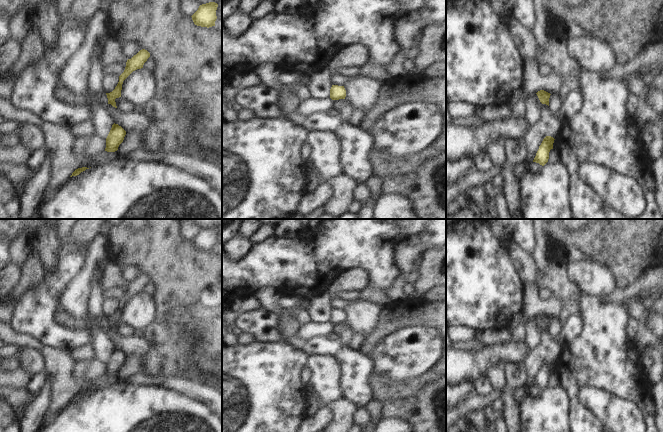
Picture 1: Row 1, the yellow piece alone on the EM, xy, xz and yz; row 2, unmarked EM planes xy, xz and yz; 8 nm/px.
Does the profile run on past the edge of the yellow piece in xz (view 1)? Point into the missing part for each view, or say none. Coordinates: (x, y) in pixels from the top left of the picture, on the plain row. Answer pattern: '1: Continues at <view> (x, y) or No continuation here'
1: No continuation here

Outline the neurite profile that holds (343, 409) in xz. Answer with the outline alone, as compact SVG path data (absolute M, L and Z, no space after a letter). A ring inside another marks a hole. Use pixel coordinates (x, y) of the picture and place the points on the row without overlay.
M346 398L329 402L324 406L332 410L332 420L323 432L348 432L353 425L353 414L358 406Z

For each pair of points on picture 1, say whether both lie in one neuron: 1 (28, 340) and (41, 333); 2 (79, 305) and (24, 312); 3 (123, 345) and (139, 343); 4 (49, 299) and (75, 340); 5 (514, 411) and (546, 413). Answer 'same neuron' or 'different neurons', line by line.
1: different neurons
2: different neurons
3: same neuron
4: same neuron
5: different neurons

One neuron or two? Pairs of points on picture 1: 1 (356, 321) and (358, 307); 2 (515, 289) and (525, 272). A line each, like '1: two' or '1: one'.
1: one
2: two

